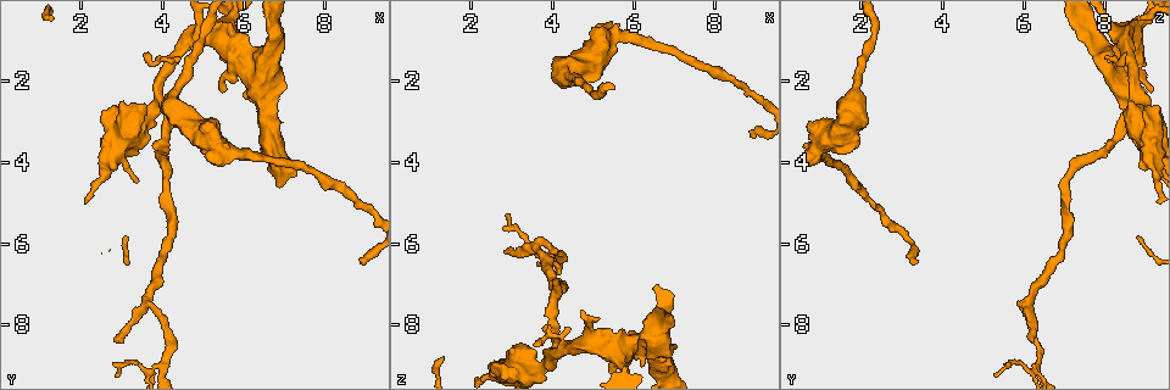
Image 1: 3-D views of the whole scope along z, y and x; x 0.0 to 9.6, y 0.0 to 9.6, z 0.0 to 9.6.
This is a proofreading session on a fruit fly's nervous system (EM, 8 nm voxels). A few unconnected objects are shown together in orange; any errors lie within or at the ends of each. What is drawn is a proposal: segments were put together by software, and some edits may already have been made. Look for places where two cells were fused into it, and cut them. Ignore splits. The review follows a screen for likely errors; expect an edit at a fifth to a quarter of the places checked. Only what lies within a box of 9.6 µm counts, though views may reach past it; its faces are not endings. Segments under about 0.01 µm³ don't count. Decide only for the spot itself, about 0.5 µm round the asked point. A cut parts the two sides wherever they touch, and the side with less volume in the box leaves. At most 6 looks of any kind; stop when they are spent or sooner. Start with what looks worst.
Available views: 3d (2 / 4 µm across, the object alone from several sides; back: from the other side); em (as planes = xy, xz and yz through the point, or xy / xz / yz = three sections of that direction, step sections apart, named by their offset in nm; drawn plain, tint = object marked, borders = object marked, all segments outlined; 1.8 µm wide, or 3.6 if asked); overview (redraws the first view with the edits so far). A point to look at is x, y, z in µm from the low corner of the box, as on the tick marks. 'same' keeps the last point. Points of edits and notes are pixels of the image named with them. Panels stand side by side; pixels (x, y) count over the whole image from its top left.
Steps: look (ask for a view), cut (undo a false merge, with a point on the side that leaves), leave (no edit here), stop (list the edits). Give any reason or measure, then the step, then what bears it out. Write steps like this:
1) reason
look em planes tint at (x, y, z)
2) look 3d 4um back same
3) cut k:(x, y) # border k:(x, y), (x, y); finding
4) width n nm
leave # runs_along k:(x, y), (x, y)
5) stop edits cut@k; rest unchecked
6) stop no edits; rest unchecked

looks like a crossing
look 3d 4um at (5.70, 1.50, 8.75)

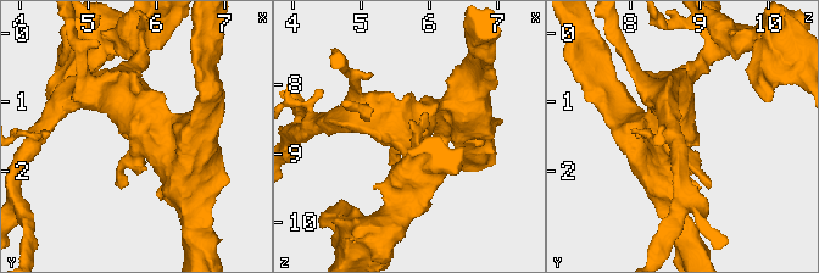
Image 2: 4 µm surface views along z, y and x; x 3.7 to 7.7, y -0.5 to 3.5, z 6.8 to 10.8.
now the EM
look em 3.6um planes tint at (5.70, 1.45, 8.75)

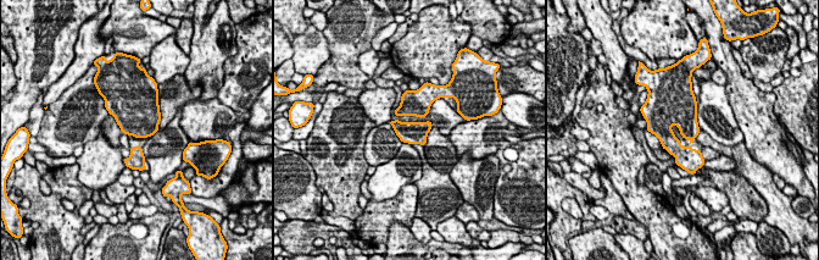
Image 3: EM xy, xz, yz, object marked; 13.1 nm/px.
width 460 nm
leave # continuous, no second cell

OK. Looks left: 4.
abrupt turn
look em xy step 4 tint at (4.00, 9.05, 6.35)

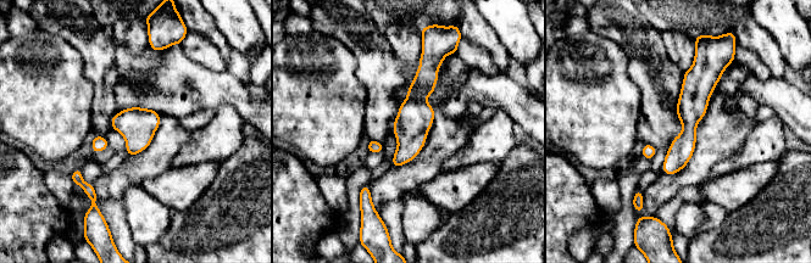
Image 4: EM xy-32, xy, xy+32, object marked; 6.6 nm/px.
look em planes tint same

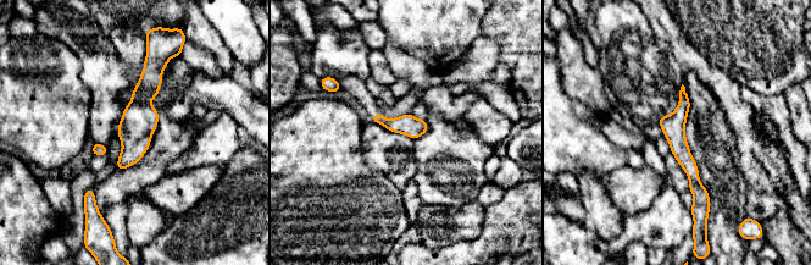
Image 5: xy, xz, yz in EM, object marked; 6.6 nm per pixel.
leave # runs_along 5:(151, 60), (135, 143), (120, 166); one cell here

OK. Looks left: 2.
branch point
look 3d 2um at (3.95, 2.50, 8.80)

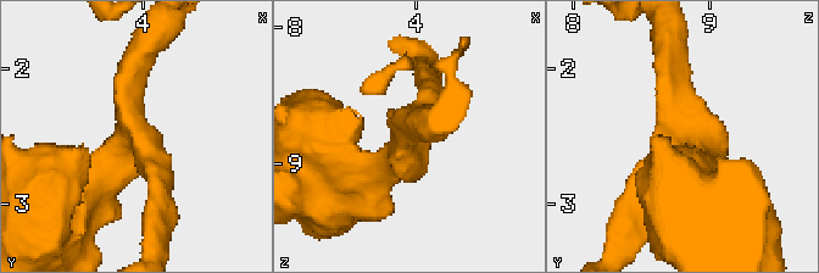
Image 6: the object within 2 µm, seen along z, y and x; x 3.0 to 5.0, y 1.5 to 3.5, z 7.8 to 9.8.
arms 3; arm_widths 190, 220, 500 nm; now the EM
look em planes tint at (3.92, 2.46, 8.86)

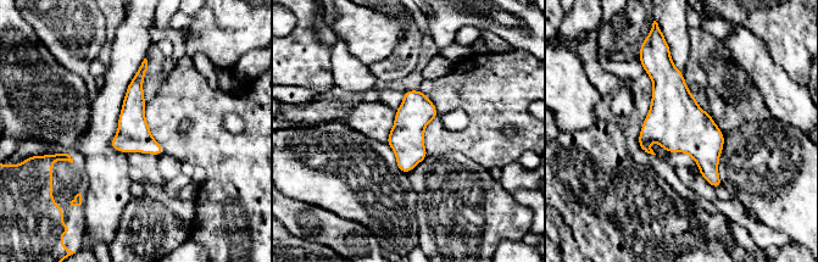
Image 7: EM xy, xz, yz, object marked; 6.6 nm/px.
width 220 nm
leave # runs_along 7:(144, 65), (135, 129), (157, 151); continuous, no second cell

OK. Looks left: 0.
stop no edits; rest unchecked

